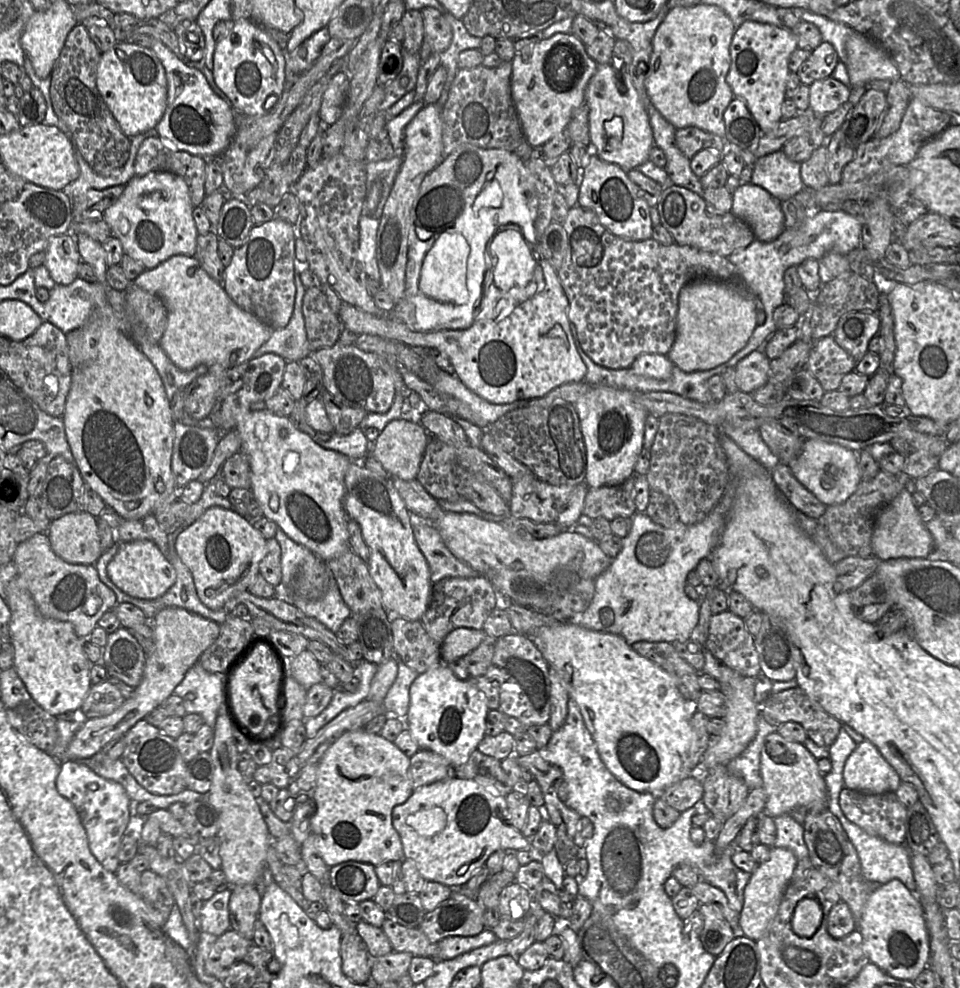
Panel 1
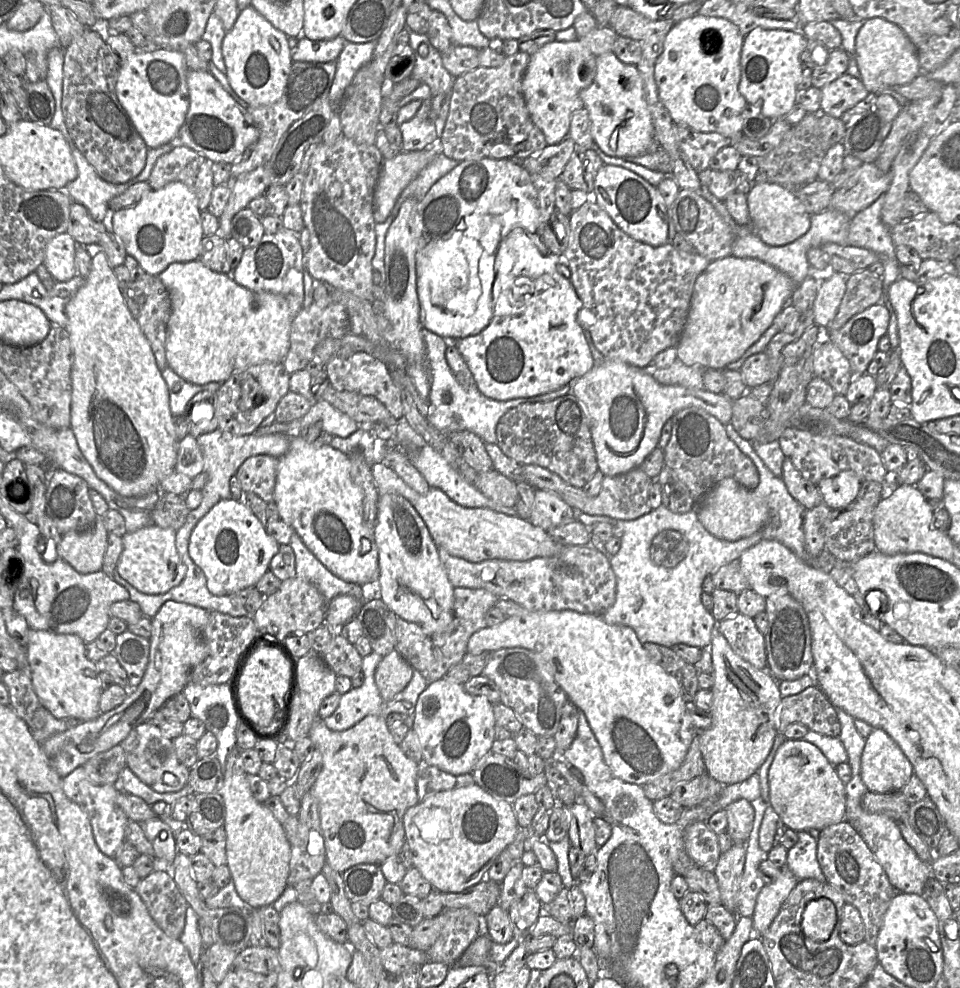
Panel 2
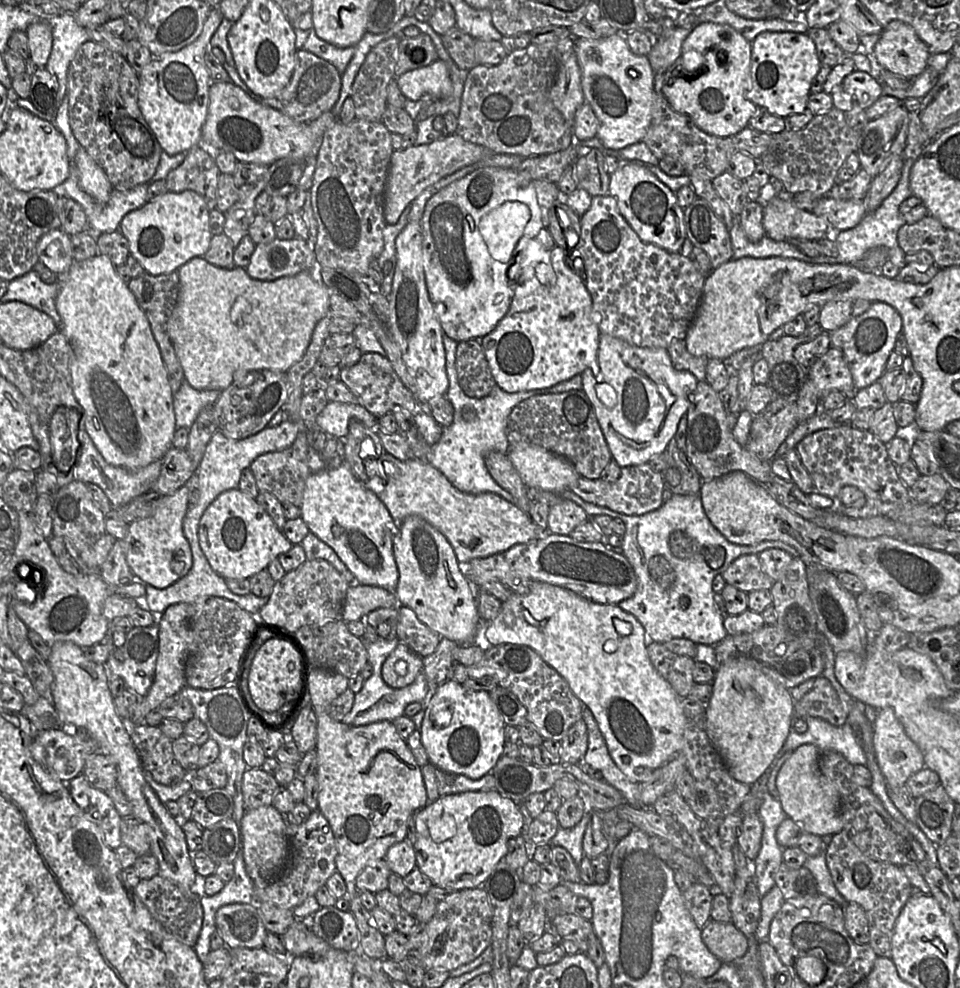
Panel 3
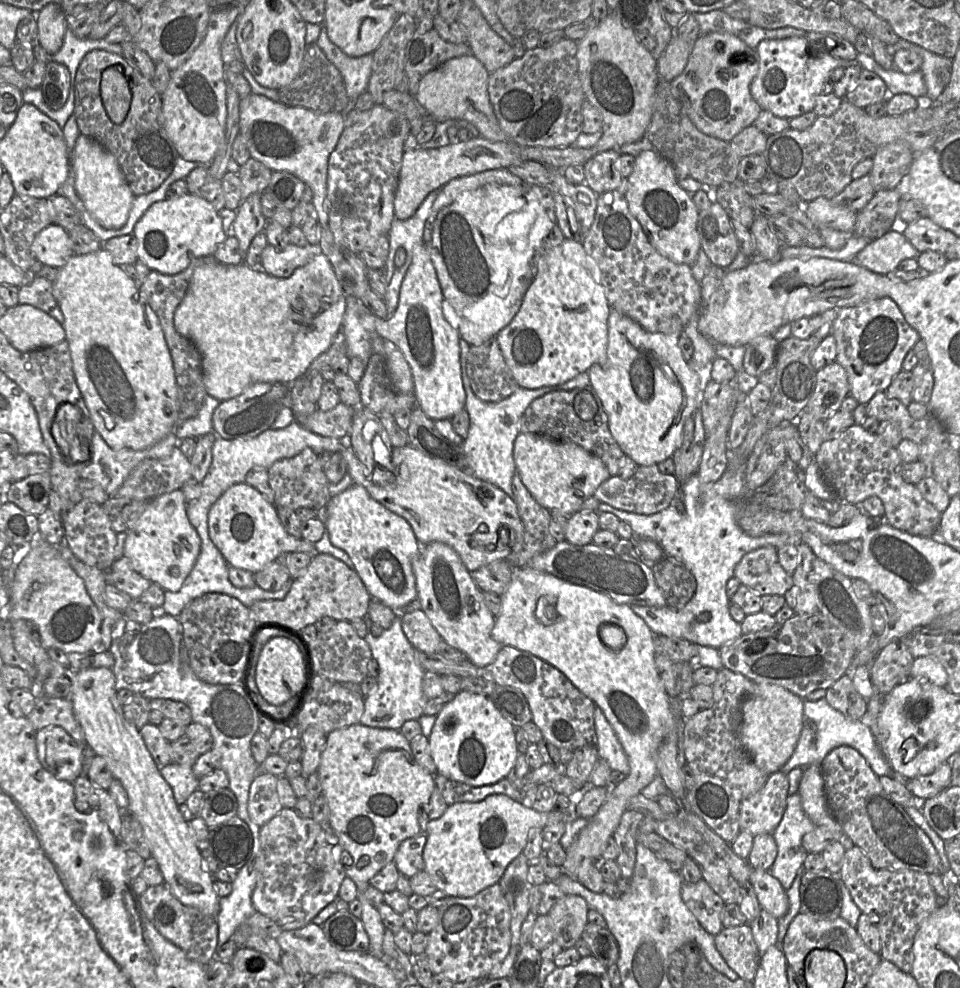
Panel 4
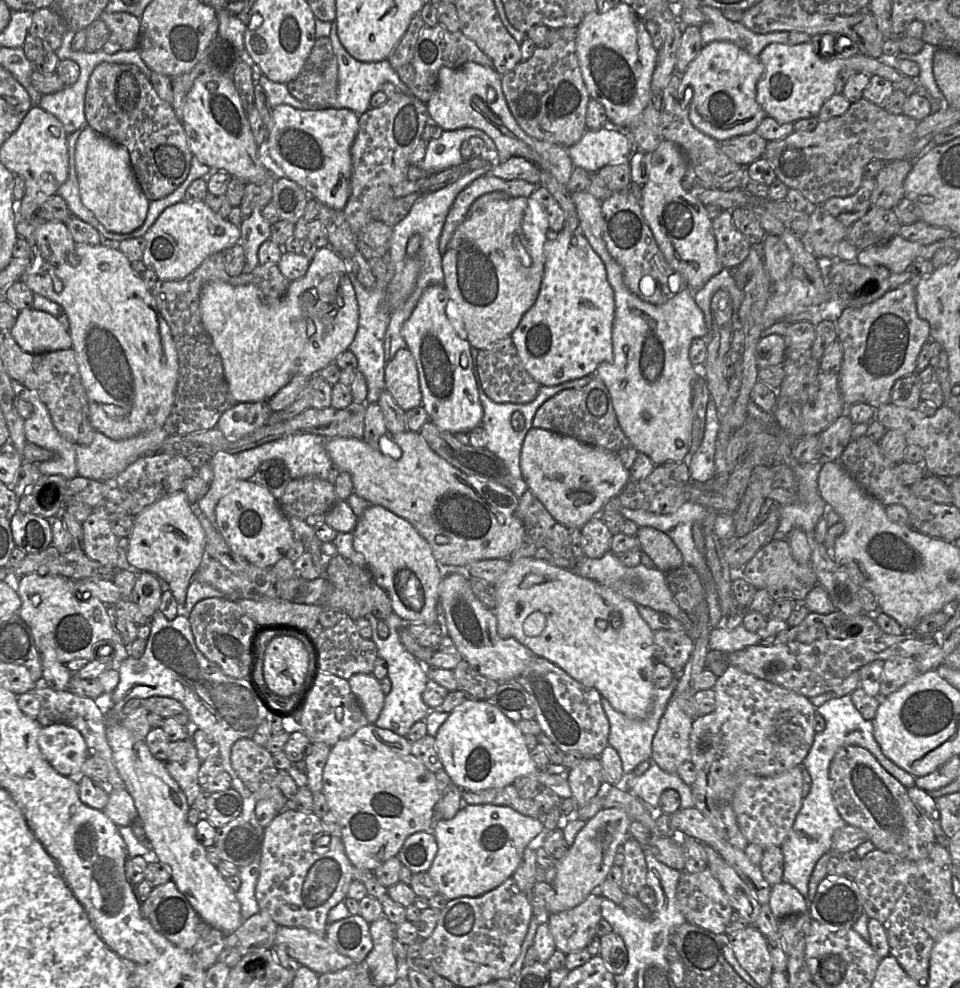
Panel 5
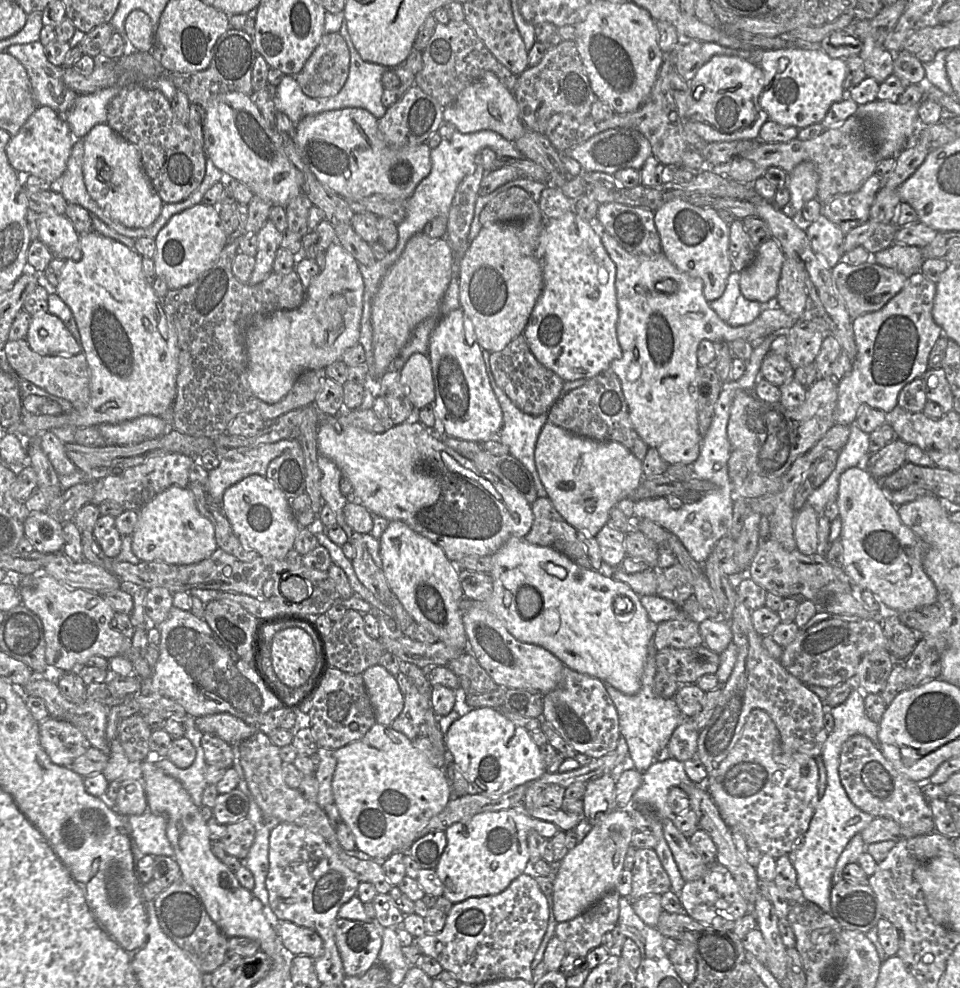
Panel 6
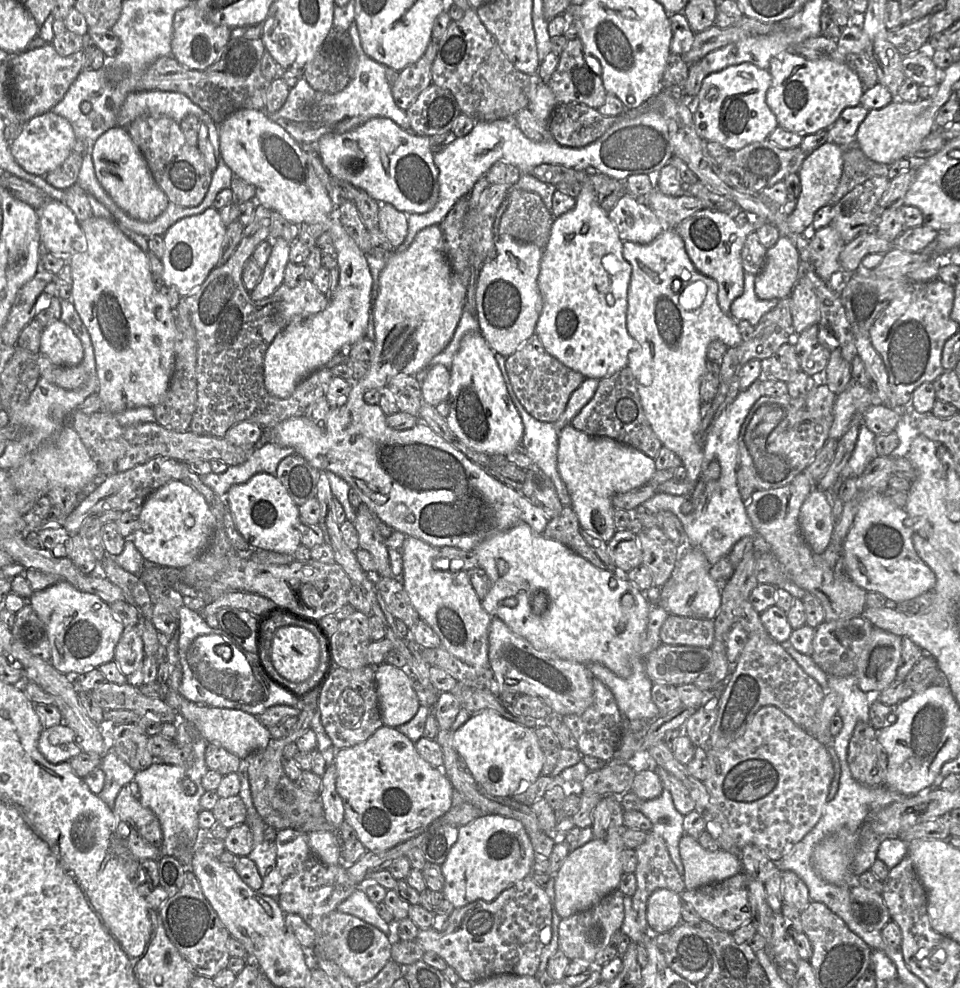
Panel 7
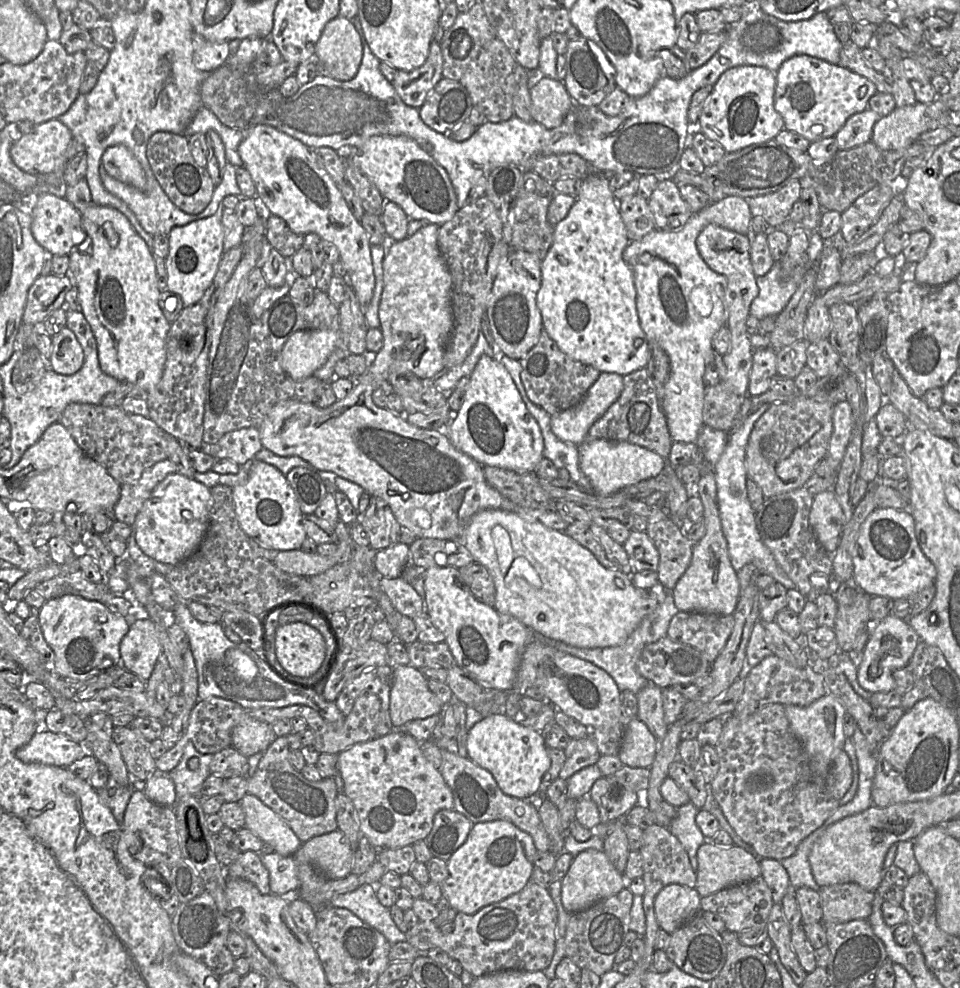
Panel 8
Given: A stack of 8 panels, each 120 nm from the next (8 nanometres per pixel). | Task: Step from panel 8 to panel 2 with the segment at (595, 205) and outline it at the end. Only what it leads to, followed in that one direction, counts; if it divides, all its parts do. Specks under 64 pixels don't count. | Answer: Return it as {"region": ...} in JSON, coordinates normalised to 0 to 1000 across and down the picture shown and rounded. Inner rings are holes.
{"region":[[[543,231],[533,233],[522,245],[516,262],[514,318],[509,328],[497,338],[468,345],[475,349],[494,382],[497,394],[507,403],[528,406],[575,397],[599,387],[619,371],[613,345],[601,325],[606,306],[594,282],[581,274],[581,267],[581,258],[564,258]]]}

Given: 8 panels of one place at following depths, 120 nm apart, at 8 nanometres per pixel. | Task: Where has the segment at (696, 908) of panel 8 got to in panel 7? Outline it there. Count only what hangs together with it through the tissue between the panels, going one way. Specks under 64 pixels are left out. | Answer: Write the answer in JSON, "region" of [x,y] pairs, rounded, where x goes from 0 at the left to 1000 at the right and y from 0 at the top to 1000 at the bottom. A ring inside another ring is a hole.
{"region":[[[695,900],[681,902],[674,912],[675,938],[681,944],[701,942],[710,933],[708,905]]]}

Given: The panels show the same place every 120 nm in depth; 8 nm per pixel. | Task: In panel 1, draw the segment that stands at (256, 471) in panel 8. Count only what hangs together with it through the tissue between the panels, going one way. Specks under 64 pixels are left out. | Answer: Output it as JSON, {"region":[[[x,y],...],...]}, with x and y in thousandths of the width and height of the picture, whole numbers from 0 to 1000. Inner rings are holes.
{"region":[[[227,512],[217,515],[184,543],[182,557],[201,583],[207,606],[217,615],[229,617],[243,603],[257,598],[260,591],[270,582],[270,572],[278,561],[277,548],[278,546],[251,521]]]}

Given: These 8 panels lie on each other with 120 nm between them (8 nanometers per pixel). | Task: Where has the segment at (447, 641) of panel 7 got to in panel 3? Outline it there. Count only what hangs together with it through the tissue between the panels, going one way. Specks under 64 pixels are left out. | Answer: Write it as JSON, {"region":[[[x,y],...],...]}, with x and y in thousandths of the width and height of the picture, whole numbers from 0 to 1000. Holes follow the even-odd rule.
{"region":[[[358,469],[350,474],[340,473],[336,476],[323,481],[319,486],[313,515],[313,524],[318,527],[318,529],[322,533],[323,538],[328,540],[334,548],[340,550],[349,558],[354,567],[360,572],[360,574],[366,578],[366,580],[370,583],[375,591],[393,593],[406,598],[410,598],[415,590],[416,580],[409,563],[409,545],[415,538],[415,531],[411,529],[409,523],[407,522],[399,508],[369,482],[361,469]]]}

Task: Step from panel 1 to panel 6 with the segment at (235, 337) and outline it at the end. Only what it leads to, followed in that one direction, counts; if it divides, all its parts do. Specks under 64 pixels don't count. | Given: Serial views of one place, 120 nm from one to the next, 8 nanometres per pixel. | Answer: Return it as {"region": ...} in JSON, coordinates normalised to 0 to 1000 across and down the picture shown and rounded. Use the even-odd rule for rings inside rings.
{"region":[[[352,245],[345,247],[339,254],[339,270],[319,291],[315,309],[309,313],[271,320],[255,334],[257,386],[264,399],[278,409],[288,409],[302,397],[314,379],[340,372],[355,364],[360,354],[374,347],[378,301],[379,284],[374,274],[374,266]]]}

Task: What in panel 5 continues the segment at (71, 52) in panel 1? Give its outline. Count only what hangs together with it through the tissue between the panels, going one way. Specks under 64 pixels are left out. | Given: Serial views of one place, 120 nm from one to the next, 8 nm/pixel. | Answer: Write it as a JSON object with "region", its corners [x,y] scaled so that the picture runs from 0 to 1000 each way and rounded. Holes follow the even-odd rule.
{"region":[[[107,63],[96,72],[89,96],[91,127],[104,137],[132,150],[143,183],[157,203],[179,196],[196,179],[202,157],[189,121],[179,106],[167,99],[155,79],[140,65]],[[127,74],[136,75],[144,87],[139,109],[128,109],[122,100],[122,82]]]}

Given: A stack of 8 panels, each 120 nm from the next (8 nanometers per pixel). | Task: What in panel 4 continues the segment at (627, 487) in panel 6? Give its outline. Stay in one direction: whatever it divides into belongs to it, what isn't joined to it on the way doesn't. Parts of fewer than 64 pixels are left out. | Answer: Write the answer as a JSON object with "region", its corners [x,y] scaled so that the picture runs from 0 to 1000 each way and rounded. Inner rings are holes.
{"region":[[[541,438],[535,446],[538,478],[555,504],[573,518],[595,522],[605,516],[608,507],[636,483],[625,464],[593,447],[576,445],[555,438]]]}

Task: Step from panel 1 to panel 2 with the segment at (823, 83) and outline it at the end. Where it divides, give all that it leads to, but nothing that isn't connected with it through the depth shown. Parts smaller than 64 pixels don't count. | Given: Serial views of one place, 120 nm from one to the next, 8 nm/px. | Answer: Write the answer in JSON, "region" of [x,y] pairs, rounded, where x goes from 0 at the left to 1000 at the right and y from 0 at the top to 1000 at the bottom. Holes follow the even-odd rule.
{"region":[[[882,74],[855,91],[854,111],[864,117],[875,119],[882,111],[905,97],[899,83]]]}

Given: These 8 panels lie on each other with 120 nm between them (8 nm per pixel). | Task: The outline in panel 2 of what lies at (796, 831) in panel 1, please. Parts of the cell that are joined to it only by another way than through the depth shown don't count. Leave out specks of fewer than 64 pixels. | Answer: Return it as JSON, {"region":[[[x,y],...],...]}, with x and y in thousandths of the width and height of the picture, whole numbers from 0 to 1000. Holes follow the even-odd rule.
{"region":[[[832,841],[830,846],[830,853],[821,859],[820,878],[831,891],[861,893],[851,870],[852,841]]]}

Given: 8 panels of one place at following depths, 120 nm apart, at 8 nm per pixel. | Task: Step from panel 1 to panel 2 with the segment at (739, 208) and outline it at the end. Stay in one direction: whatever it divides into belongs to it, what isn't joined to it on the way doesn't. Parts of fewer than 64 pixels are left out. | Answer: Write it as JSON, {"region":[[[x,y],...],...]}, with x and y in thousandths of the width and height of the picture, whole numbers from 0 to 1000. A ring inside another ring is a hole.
{"region":[[[803,184],[785,185],[778,196],[778,207],[785,235],[801,249],[811,250],[825,246],[844,231],[845,217],[825,191]]]}

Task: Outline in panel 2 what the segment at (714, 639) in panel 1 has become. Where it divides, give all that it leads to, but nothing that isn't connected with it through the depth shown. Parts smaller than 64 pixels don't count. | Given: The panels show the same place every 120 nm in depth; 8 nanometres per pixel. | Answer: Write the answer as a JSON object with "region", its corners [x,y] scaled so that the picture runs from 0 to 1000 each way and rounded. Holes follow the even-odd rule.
{"region":[[[767,620],[749,629],[748,636],[769,664],[788,677],[800,679],[798,676],[799,667],[796,654],[796,642],[789,637],[784,626]]]}

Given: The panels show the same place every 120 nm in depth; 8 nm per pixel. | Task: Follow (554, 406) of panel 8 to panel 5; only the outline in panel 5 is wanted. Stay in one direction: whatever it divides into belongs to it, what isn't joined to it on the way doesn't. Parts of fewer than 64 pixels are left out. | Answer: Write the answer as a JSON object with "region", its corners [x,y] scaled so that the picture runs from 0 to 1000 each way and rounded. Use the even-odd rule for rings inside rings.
{"region":[[[531,341],[522,343],[508,352],[497,354],[494,358],[494,373],[499,393],[518,408],[551,408],[559,401],[564,392],[546,372]]]}

